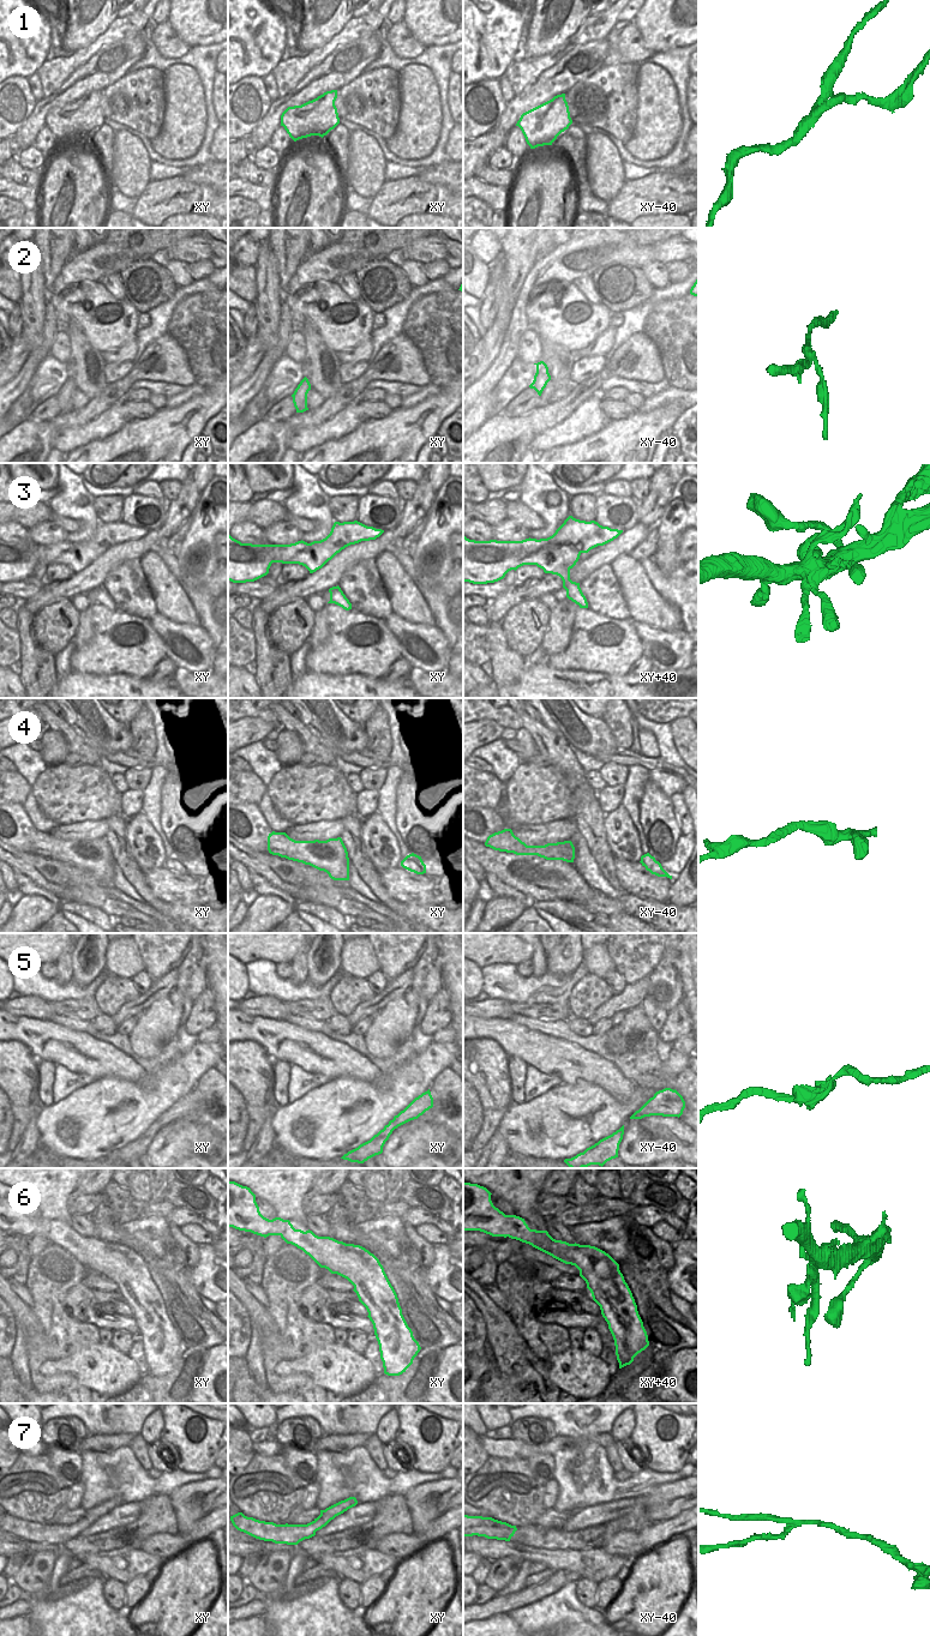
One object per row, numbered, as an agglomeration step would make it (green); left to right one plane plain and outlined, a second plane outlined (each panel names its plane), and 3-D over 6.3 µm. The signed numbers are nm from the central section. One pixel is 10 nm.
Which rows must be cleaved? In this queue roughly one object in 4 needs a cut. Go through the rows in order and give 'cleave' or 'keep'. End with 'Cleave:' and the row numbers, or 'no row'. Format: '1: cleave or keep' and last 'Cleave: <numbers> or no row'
1: keep
2: keep
3: keep
4: keep
5: keep
6: cleave
7: cleave
Cleave: 6, 7

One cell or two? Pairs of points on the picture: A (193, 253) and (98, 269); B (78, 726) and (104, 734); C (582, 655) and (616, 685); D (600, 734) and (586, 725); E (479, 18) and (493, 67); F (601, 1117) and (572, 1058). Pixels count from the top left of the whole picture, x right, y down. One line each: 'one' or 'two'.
A: two
B: two
C: two
D: one
E: one
F: two

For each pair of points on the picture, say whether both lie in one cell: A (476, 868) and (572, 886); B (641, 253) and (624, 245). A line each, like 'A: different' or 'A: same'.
A: different
B: same

